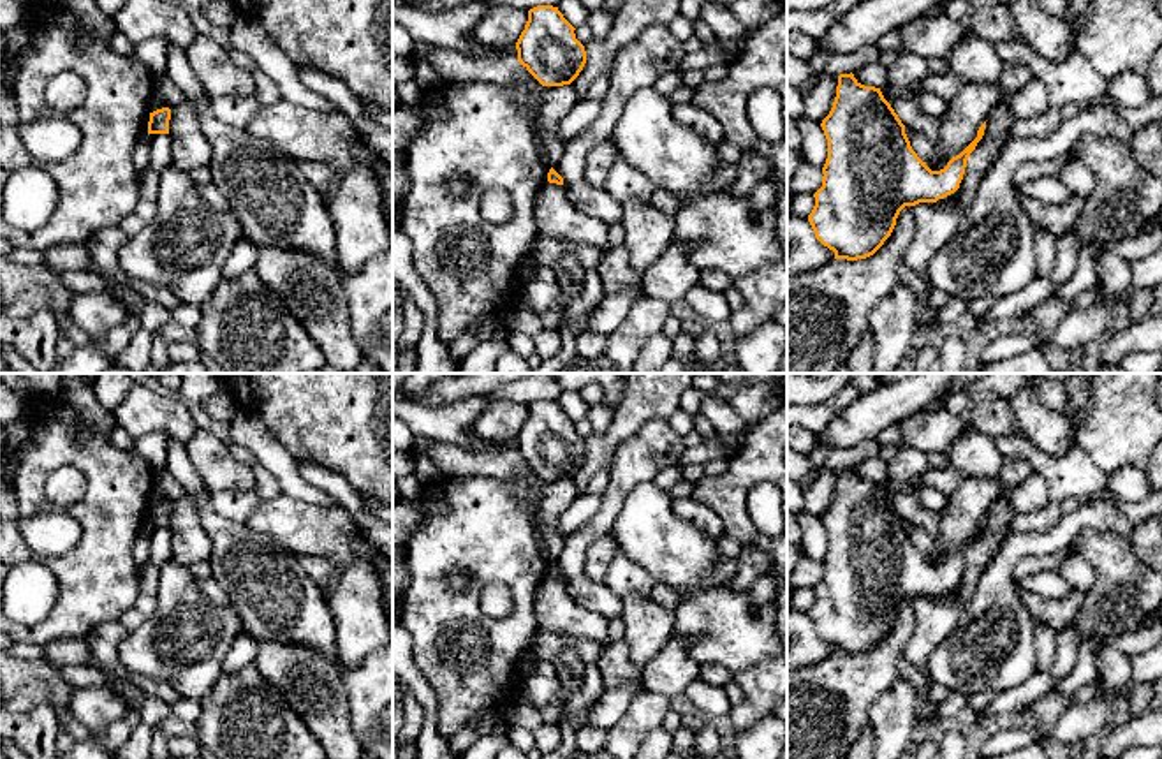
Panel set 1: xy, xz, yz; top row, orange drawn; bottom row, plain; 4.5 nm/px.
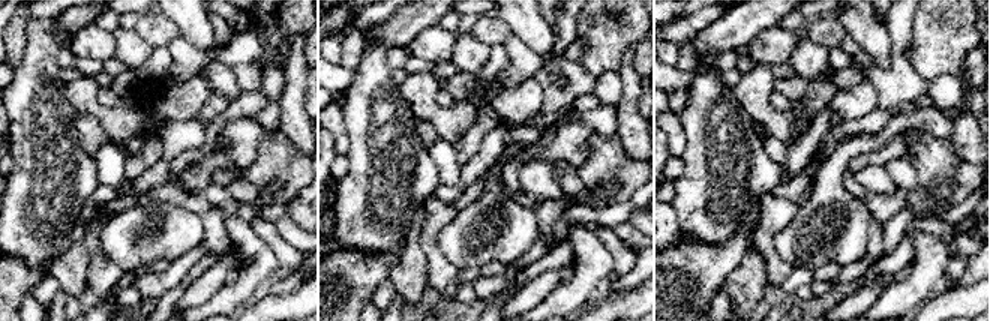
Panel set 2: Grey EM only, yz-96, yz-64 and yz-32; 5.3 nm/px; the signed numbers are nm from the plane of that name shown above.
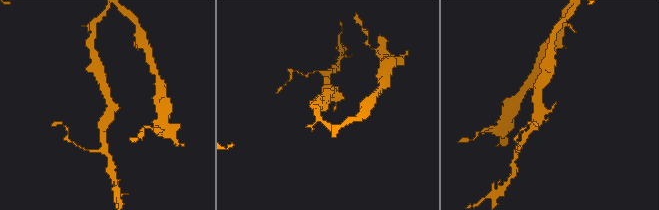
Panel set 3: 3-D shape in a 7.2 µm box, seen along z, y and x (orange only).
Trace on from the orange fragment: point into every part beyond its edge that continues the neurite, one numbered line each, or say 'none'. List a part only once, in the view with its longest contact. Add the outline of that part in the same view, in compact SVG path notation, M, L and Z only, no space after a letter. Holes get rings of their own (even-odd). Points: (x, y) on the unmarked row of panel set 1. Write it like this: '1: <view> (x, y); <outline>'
none

